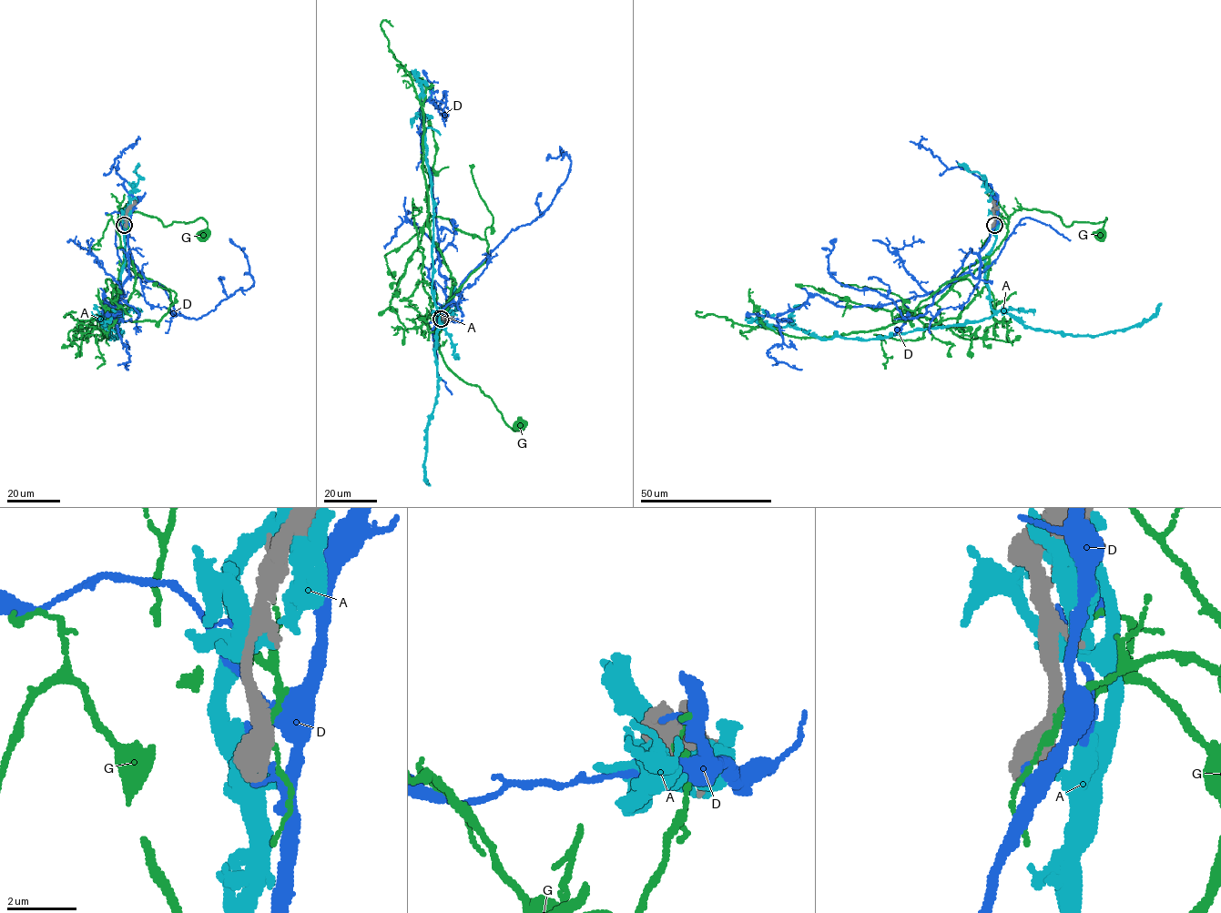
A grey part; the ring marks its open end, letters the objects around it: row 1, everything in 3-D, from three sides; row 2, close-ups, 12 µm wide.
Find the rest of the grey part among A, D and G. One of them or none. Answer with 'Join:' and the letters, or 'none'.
Join: none

